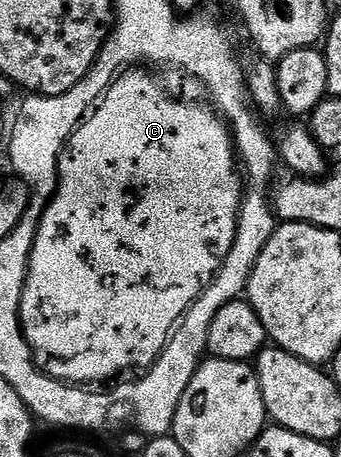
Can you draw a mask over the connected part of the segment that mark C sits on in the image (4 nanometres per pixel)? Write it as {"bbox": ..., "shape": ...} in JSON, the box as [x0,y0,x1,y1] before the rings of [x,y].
{"bbox":[21,67,243,383],"shape":[[[134,67],[122,73],[121,76],[118,77],[117,82],[105,92],[105,96],[101,98],[96,108],[94,108],[89,116],[77,126],[77,129],[73,132],[73,136],[69,138],[68,143],[65,145],[65,149],[61,152],[61,162],[57,164],[57,194],[54,195],[52,201],[50,201],[48,207],[46,207],[43,219],[39,223],[39,231],[35,235],[35,247],[31,251],[29,274],[25,280],[23,299],[21,300],[21,326],[23,327],[27,343],[33,351],[33,358],[37,361],[37,365],[44,373],[55,378],[56,381],[63,381],[66,383],[105,381],[108,377],[117,377],[120,373],[127,372],[128,369],[144,371],[148,369],[150,365],[154,365],[159,359],[161,352],[165,349],[165,344],[167,344],[170,337],[172,337],[173,330],[177,328],[186,311],[195,303],[195,299],[199,299],[201,292],[203,292],[203,290],[205,290],[205,288],[217,277],[217,273],[223,267],[223,263],[227,259],[227,255],[235,243],[237,216],[241,210],[241,198],[243,196],[243,177],[239,172],[239,161],[235,156],[235,146],[229,132],[229,126],[225,124],[224,120],[222,120],[208,104],[205,104],[206,106],[188,105],[185,101],[169,101],[168,95],[161,90],[160,83],[157,82],[151,74],[145,72],[149,71],[141,67]]]}

